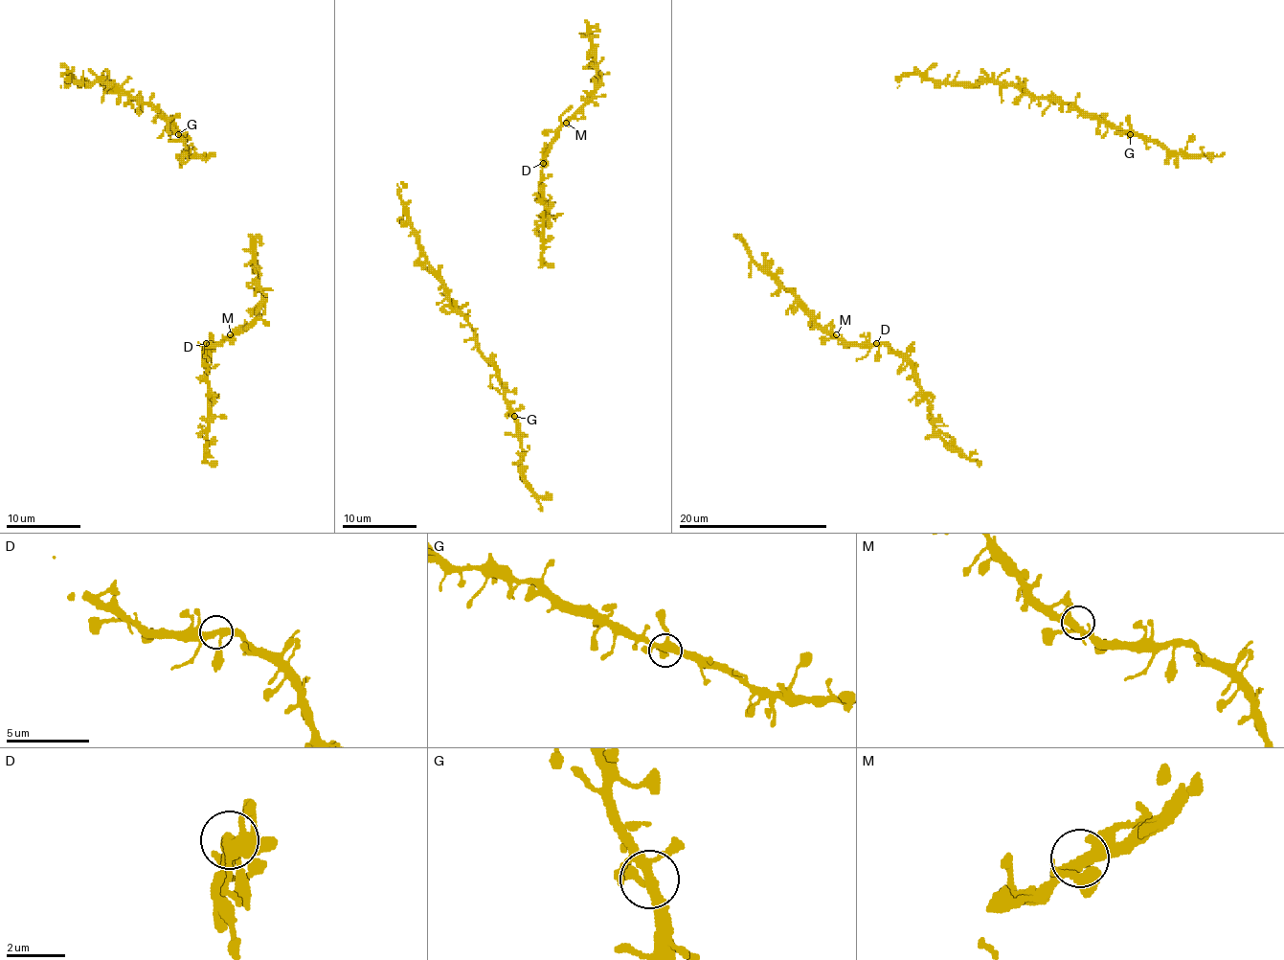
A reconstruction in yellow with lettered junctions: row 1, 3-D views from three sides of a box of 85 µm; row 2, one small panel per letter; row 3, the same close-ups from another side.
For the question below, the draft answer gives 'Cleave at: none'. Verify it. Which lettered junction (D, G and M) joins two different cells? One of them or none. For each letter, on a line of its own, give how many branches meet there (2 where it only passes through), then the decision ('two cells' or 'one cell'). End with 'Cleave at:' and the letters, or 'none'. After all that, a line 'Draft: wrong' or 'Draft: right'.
D: 4 | one cell
G: 4 | one cell
M: 4 | one cell
Cleave at: none
Draft: right

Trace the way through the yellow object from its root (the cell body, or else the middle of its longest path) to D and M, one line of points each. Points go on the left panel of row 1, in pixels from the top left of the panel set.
D: (198, 342), (204, 354), (206, 344)
M: (198, 342), (204, 354), (206, 344), (220, 344), (230, 334)

